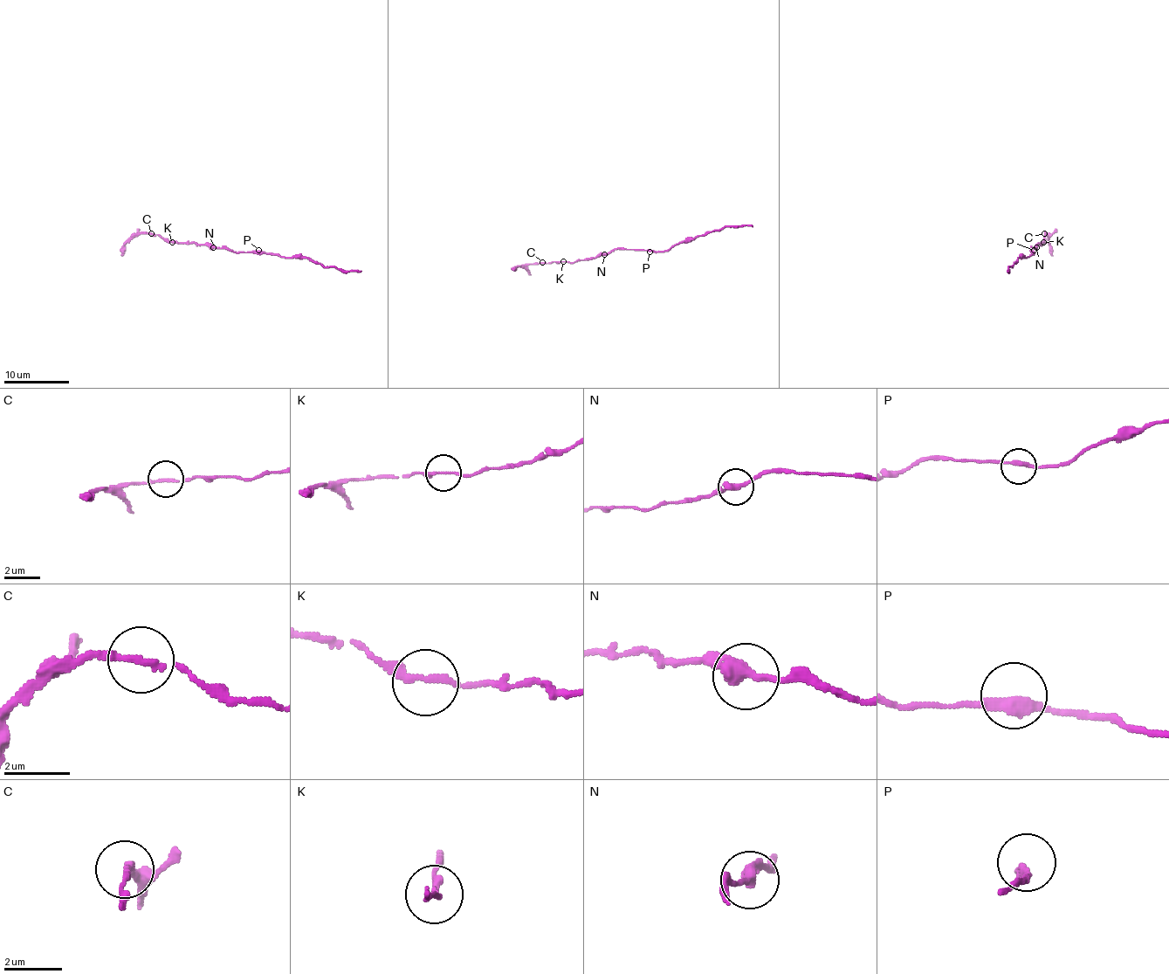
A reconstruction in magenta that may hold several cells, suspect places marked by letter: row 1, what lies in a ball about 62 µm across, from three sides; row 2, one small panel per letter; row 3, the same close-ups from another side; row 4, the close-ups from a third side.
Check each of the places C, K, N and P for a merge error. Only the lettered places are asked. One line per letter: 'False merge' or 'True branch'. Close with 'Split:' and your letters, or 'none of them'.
C: False merge
K: True branch
N: True branch
P: True branch
Split: C

